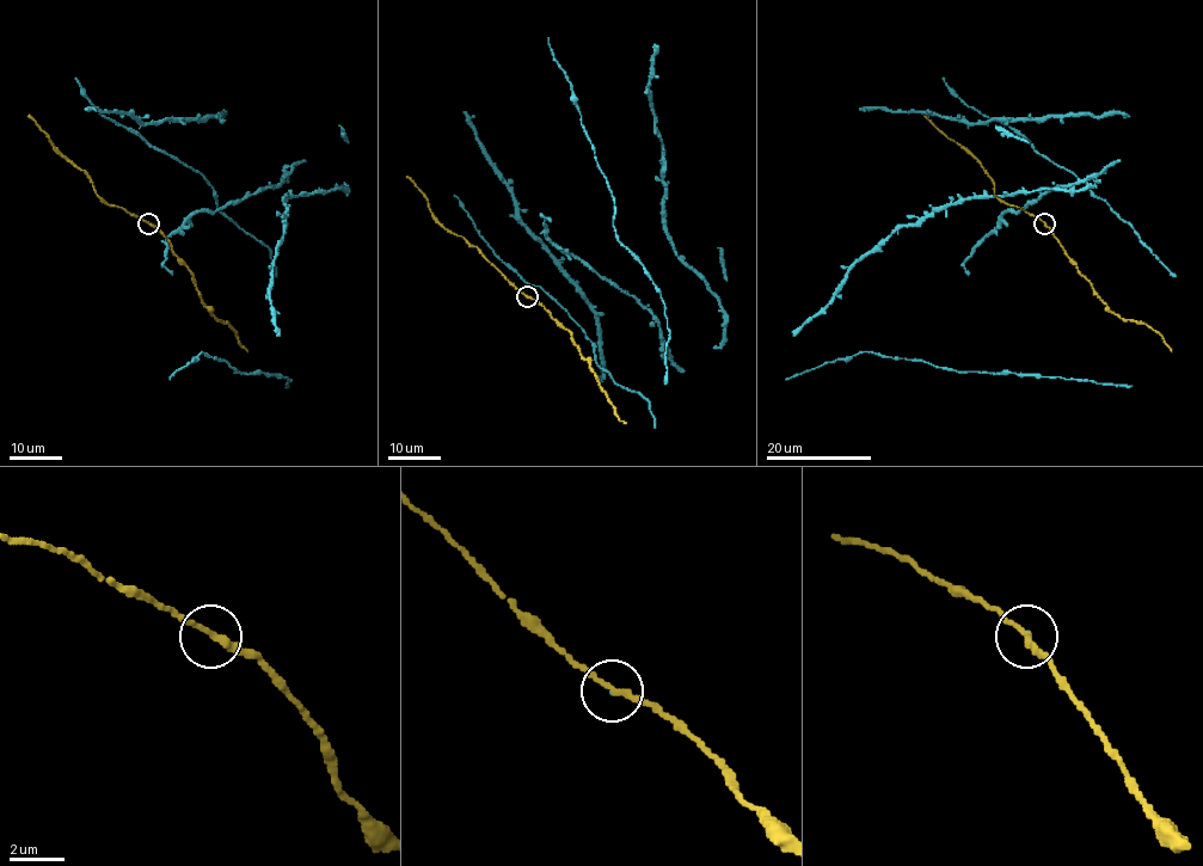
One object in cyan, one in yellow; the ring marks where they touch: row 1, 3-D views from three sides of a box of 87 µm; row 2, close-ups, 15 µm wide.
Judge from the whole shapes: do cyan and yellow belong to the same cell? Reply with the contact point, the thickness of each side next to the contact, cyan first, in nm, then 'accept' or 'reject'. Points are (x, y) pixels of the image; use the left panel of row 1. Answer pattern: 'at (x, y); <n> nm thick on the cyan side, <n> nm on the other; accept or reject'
at (148, 223); 70 nm thick on the cyan side, 260 nm on the other; accept

